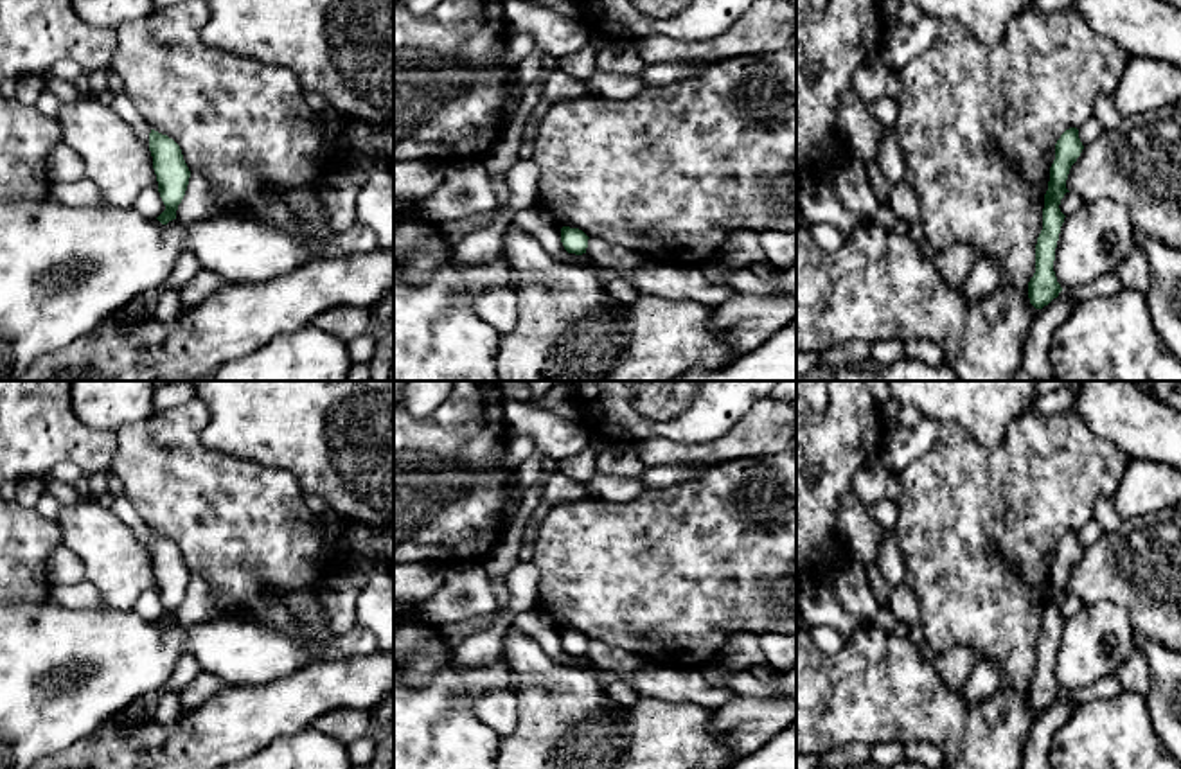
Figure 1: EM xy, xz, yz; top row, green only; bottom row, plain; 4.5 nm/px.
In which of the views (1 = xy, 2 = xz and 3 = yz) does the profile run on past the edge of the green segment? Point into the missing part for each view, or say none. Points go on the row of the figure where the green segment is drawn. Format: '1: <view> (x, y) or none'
1: none
2: none
3: none

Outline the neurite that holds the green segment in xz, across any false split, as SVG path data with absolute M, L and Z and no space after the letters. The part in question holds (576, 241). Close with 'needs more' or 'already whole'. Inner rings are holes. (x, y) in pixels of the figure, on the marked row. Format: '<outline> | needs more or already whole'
M563 226L561 243L568 253L582 255L588 248L588 235L579 228Z | already whole

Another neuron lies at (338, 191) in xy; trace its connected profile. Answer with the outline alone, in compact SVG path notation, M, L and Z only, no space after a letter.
M360 165L327 174L320 181L318 196L325 212L327 226L338 234L358 223L356 199L367 180Z

